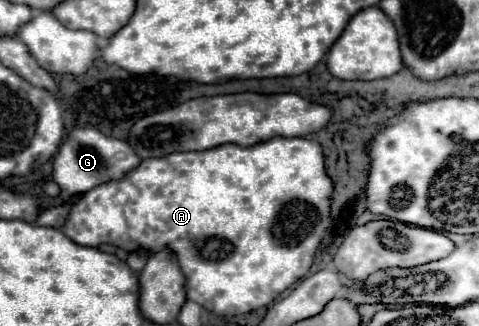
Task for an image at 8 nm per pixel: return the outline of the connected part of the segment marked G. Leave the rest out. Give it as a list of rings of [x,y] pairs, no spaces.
[[[72,127],[54,157],[54,181],[62,187],[60,197],[68,201],[74,193],[86,193],[102,183],[108,183],[110,179],[122,179],[122,175],[138,167],[140,161],[142,159],[134,155],[134,149],[126,141],[108,137],[92,127]]]

